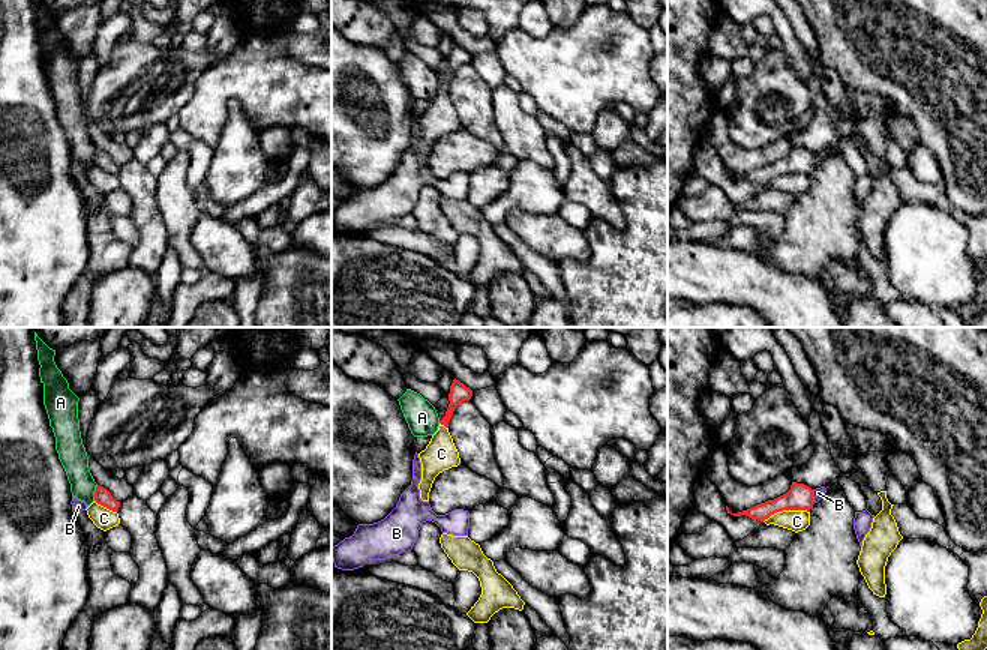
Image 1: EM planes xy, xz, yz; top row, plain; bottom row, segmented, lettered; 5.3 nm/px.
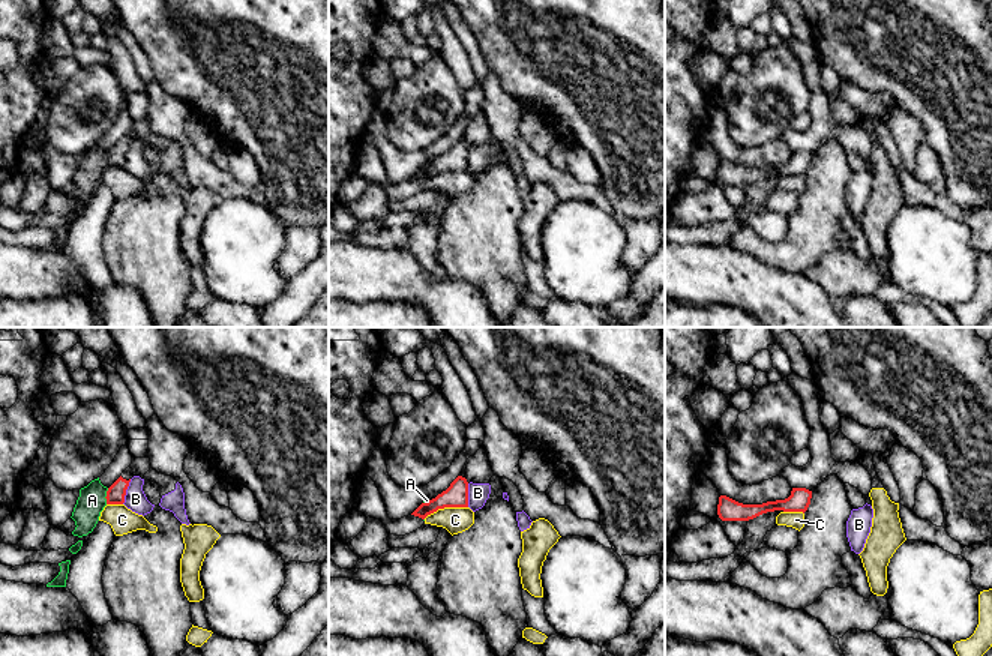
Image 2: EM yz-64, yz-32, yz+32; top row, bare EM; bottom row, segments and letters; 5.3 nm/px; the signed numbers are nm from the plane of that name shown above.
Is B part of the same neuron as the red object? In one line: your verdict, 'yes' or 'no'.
no

